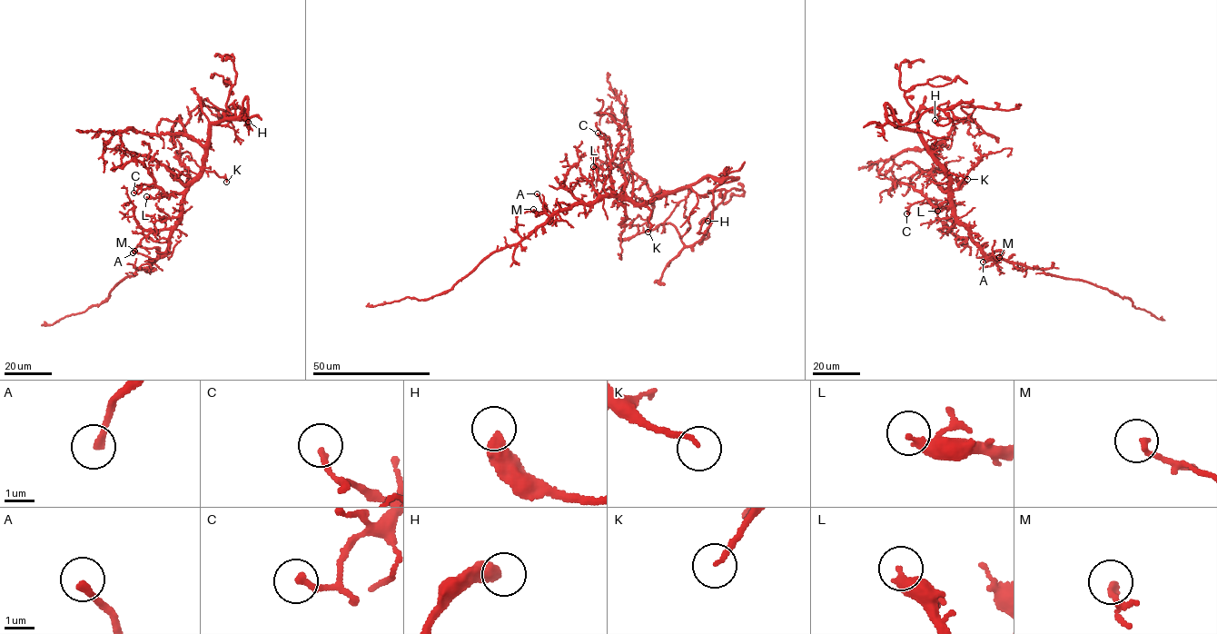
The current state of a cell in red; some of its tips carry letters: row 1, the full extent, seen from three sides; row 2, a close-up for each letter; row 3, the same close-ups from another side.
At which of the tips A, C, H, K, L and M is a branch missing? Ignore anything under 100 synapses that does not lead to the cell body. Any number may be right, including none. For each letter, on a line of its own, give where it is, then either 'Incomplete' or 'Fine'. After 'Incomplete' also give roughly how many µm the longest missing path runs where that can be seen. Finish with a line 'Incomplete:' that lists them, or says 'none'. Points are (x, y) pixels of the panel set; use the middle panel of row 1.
A: Place: (537, 193). Fine
C: Place: (598, 133). Fine
H: Place: (707, 221). Fine
K: Place: (648, 232). Fine
L: Place: (593, 166). Fine
M: Place: (533, 209). Fine
Incomplete: none

